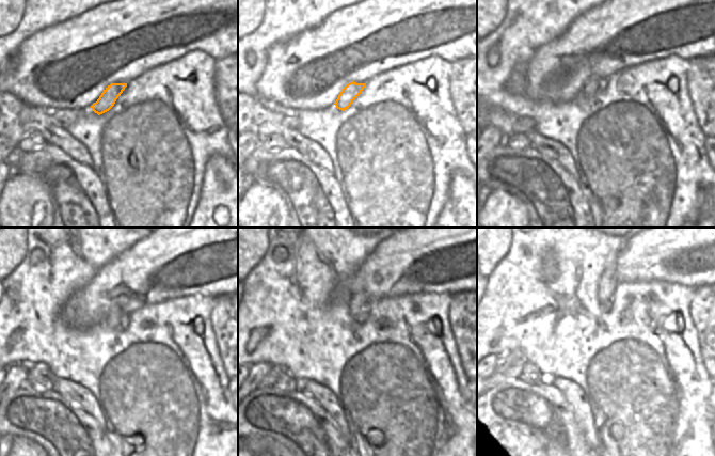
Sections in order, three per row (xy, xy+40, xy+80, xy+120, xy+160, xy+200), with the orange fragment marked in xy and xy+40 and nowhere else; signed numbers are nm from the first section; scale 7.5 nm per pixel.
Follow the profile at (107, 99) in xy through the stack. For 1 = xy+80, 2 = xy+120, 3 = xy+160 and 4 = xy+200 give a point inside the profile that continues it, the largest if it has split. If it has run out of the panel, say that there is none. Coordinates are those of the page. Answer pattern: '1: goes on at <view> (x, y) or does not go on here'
1: goes on at xy+80 (593, 84)
2: goes on at xy+120 (116, 318)
3: goes on at xy+160 (359, 303)
4: goes on at xy+200 (608, 281)

